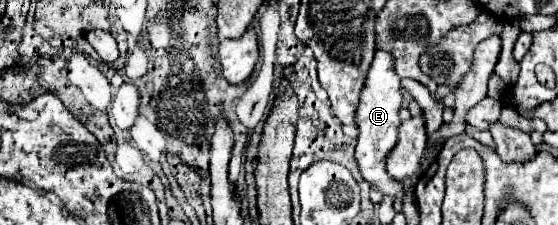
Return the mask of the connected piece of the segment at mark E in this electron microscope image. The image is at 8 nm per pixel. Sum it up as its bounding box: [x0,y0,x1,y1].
[356,50,404,198]

